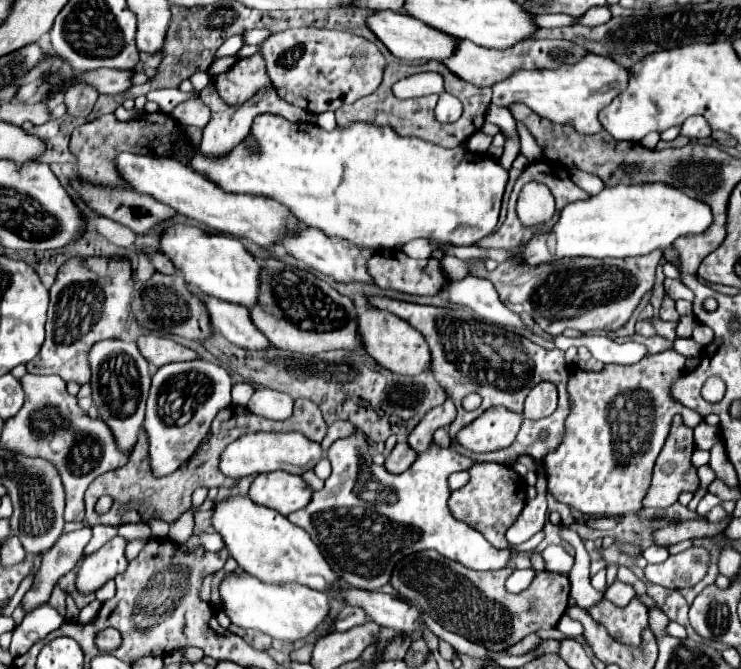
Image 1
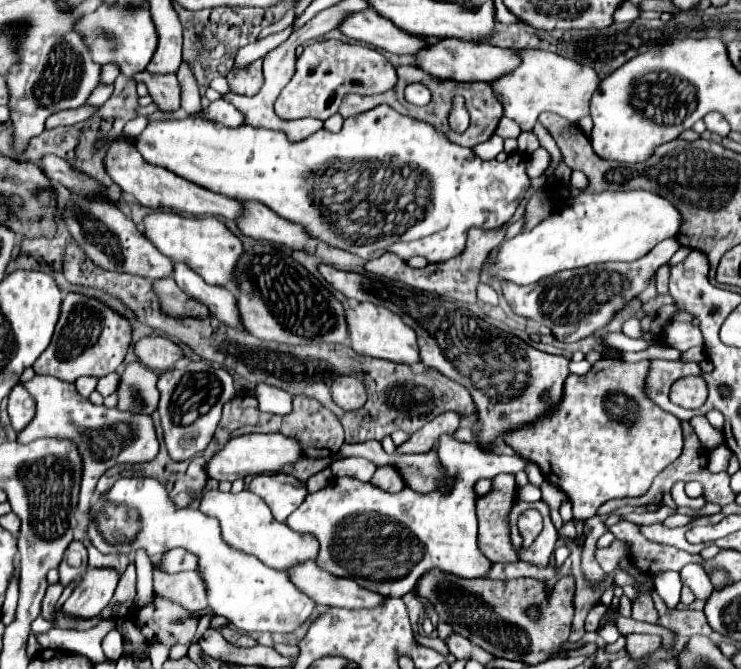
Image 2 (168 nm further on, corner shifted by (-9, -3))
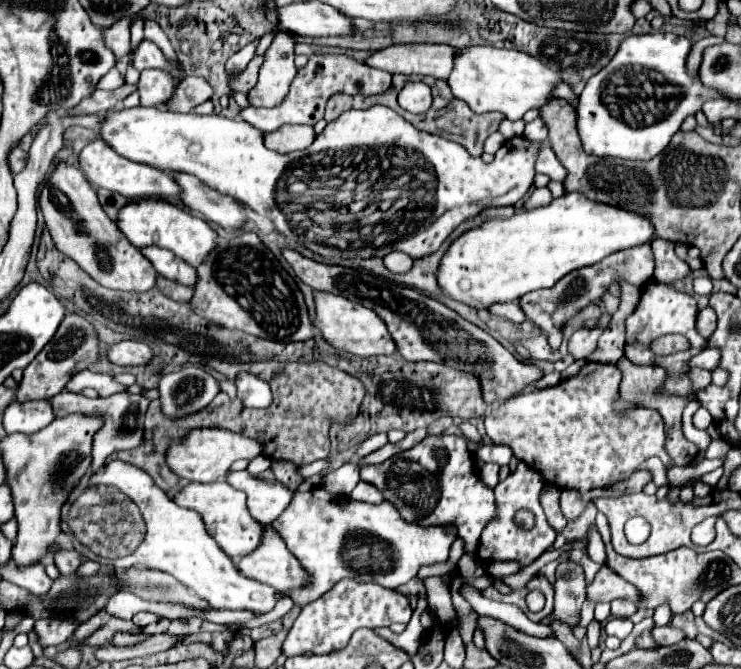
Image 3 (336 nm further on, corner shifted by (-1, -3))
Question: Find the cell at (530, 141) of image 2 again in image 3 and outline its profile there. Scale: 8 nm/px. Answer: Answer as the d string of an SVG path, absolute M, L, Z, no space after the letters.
M537 116L533 122L529 122L525 126L525 132L523 132L525 138L529 140L545 140L547 138L547 130L545 130L545 122Z

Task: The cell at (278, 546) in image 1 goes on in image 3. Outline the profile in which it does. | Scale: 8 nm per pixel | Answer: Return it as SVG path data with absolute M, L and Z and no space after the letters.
M191 482L179 494L173 496L173 502L201 514L209 534L215 538L215 542L221 546L221 550L225 550L225 554L229 554L231 558L241 558L241 556L253 552L261 542L263 526L251 518L247 506L245 506L245 494L241 490L235 490L233 486L229 486L227 482L211 482L211 484Z

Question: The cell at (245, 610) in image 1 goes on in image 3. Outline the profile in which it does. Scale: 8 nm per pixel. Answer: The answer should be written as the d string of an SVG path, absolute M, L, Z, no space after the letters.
M111 460L99 472L87 473L69 493L67 502L61 508L61 530L65 526L65 516L68 516L69 502L72 504L87 486L101 484L117 486L129 500L133 500L139 506L139 510L145 518L145 524L147 524L147 534L145 534L145 540L141 542L141 546L129 558L115 560L117 570L131 568L131 566L143 566L143 568L167 572L167 574L175 576L179 582L183 582L189 590L193 590L199 598L207 600L215 610L229 608L229 610L251 610L251 612L265 614L275 608L275 604L279 602L277 590L273 590L271 586L267 586L263 582L241 576L237 572L237 568L233 566L231 558L207 534L201 516L193 510L177 506L153 482L153 478L145 470L141 470L129 462Z

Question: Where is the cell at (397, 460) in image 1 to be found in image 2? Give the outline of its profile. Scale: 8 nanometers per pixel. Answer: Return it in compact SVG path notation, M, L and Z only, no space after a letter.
M391 464L379 468L379 470L373 474L371 482L377 484L379 488L387 490L387 492L399 492L399 490L405 488L405 480L401 478L399 470L397 470L395 466L391 466Z

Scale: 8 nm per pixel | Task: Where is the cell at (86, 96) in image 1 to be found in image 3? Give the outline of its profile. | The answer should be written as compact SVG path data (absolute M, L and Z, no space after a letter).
M121 18L111 28L103 30L103 36L105 36L107 46L113 50L113 54L117 58L131 52L131 46L129 46L129 18Z

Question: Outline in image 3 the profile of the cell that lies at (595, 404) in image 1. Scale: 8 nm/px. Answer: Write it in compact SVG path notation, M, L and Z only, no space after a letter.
M587 362L577 376L551 388L519 394L517 398L509 398L509 402L491 404L485 414L487 436L495 444L507 444L519 460L537 468L545 482L551 482L559 488L577 488L581 494L591 488L607 488L629 478L629 474L633 474L643 460L651 456L661 458L665 454L663 420L655 410L637 408L621 416L613 412L613 402L619 398L619 382L621 370L615 364Z

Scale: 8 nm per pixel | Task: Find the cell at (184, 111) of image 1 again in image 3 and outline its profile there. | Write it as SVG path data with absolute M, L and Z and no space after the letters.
M313 54L305 68L301 68L291 84L291 90L281 106L271 110L257 110L253 106L241 110L241 118L263 132L275 132L285 124L309 124L315 126L325 116L327 100L333 94L363 94L373 96L391 88L391 74L385 70L369 68L363 62L357 62L343 54Z

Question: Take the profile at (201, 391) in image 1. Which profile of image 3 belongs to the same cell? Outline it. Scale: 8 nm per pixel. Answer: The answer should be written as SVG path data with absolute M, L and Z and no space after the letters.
M185 366L179 372L171 372L171 374L161 376L159 392L161 392L161 410L163 410L163 414L169 416L169 418L183 418L183 416L189 416L189 414L195 414L195 412L203 410L217 396L219 382L201 368Z

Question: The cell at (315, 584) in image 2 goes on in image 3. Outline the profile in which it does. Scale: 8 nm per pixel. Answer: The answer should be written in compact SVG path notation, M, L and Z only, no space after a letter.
M265 526L265 534L261 534L261 546L257 546L253 554L233 560L233 564L247 578L265 582L279 592L309 584L307 572L287 550L283 538L273 530L273 526Z

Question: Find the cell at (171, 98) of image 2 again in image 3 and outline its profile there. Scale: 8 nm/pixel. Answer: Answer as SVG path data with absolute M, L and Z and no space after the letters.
M187 76L177 84L177 90L173 92L171 100L165 102L165 108L173 112L193 112L195 106L211 98L213 98L213 88L207 84L207 80Z

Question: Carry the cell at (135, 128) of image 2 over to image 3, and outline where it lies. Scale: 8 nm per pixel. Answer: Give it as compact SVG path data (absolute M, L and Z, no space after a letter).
M95 140L91 144L87 144L79 156L77 156L81 170L87 178L87 182L93 188L107 188L111 192L119 192L129 200L137 200L137 198L163 198L163 196L179 196L179 186L175 184L173 178L169 178L167 172L151 168L147 164L137 164L131 160L121 158L119 154L115 154L115 150L109 150L109 146L103 140Z

